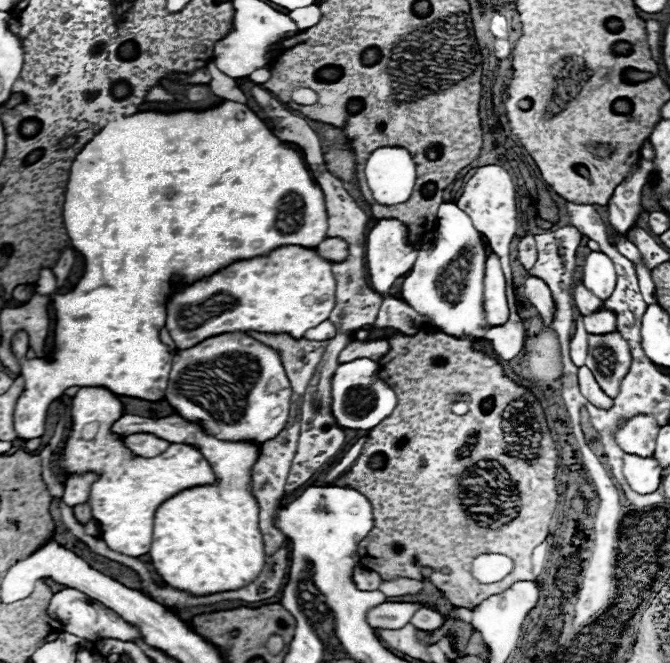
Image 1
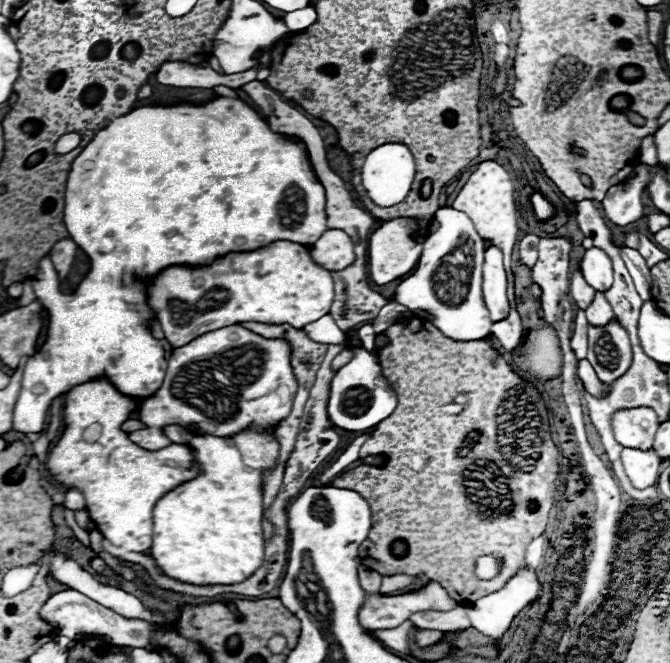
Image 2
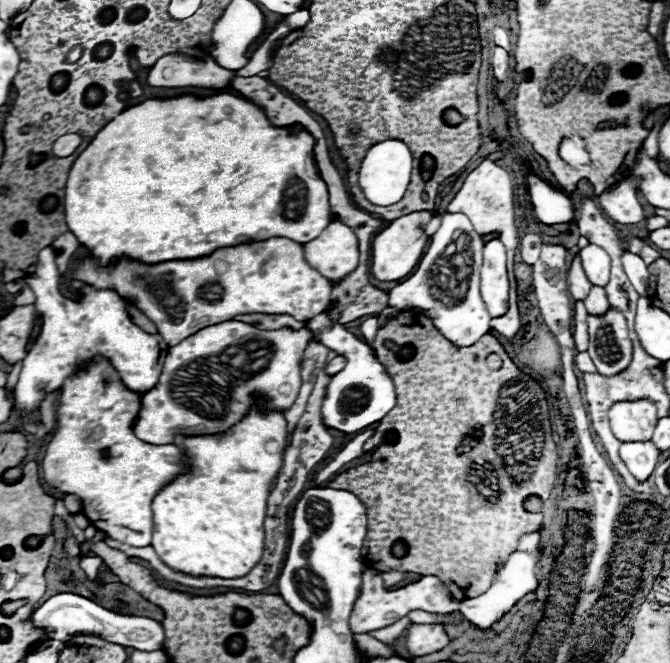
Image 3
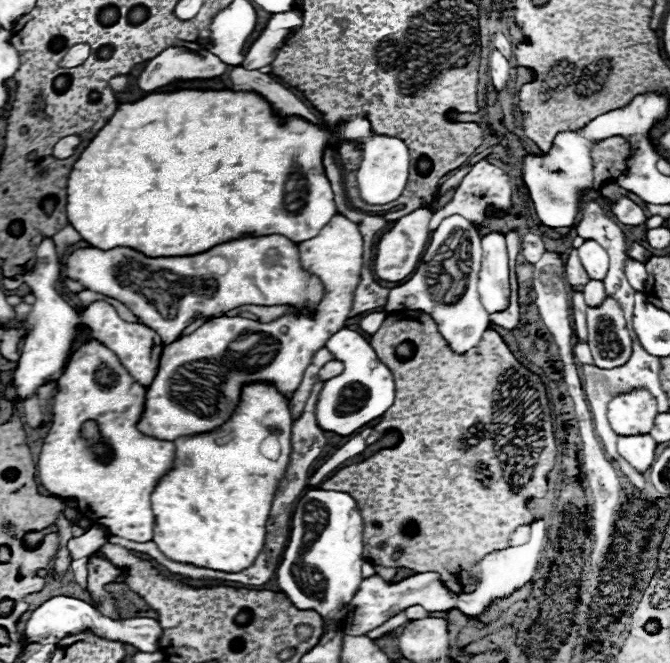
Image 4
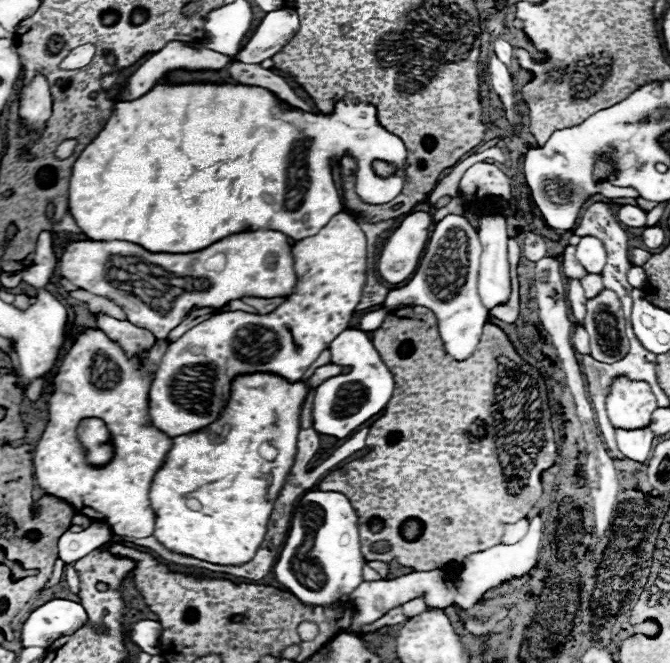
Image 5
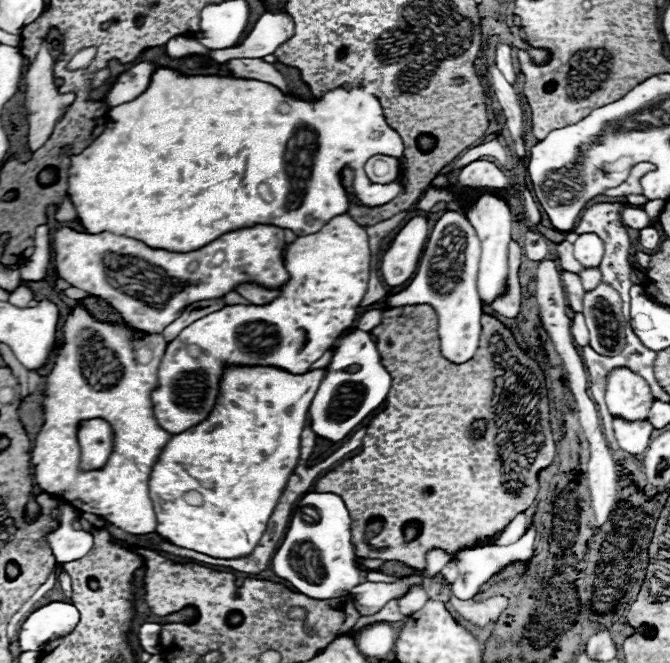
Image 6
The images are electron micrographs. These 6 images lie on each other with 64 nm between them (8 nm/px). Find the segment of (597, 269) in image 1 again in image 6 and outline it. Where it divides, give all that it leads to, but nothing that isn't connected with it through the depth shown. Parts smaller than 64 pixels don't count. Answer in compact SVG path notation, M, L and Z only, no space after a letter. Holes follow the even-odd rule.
M588 232L588 234L580 234L578 240L574 242L574 256L576 260L580 260L582 266L598 266L602 256L604 256L604 244L602 240Z

